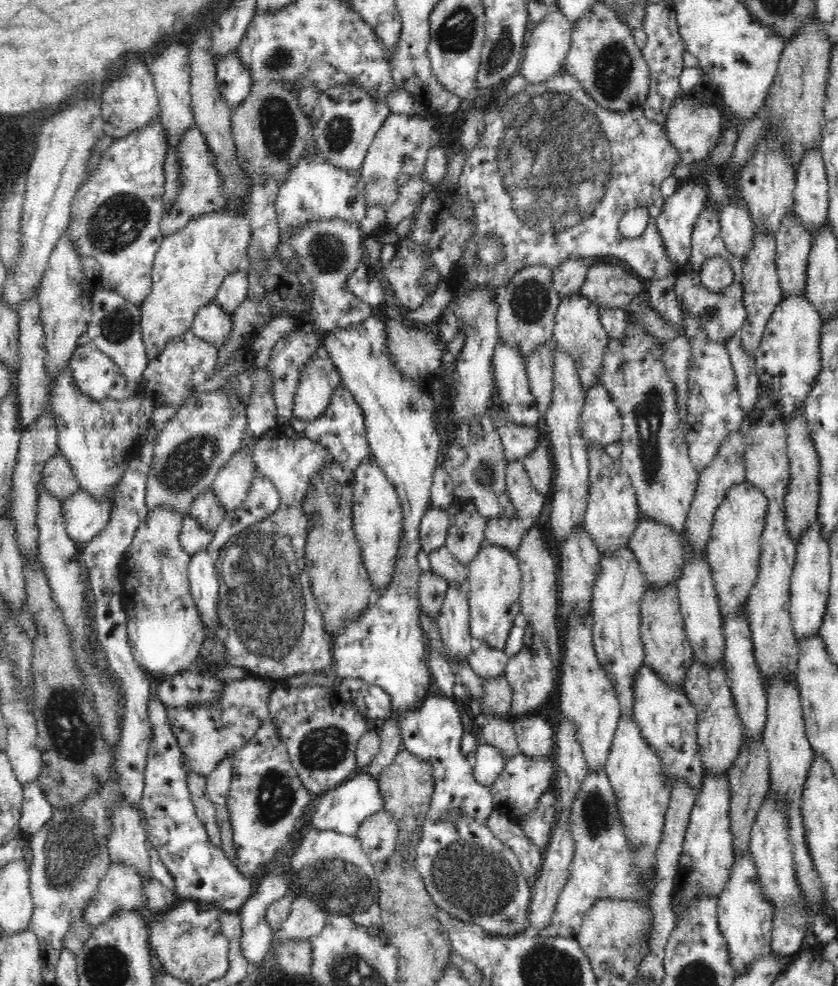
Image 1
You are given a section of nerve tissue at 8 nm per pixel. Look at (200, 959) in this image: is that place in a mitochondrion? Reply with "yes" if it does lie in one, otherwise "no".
yes

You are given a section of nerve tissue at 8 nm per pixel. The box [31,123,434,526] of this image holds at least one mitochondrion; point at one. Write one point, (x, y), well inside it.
(117, 223)

